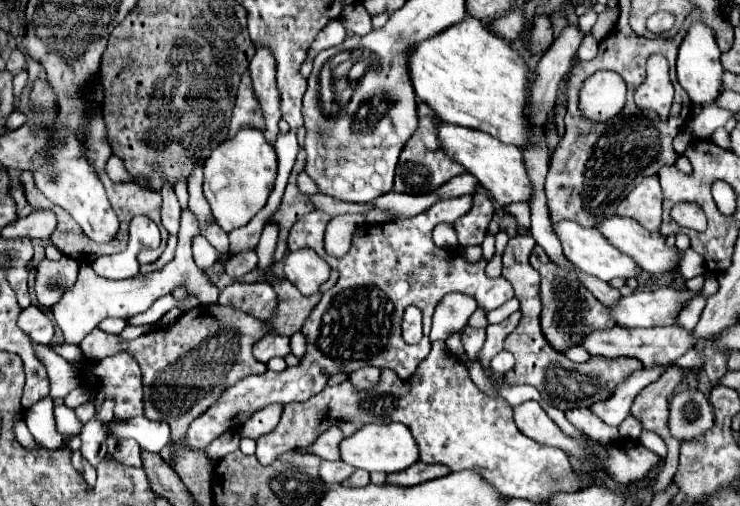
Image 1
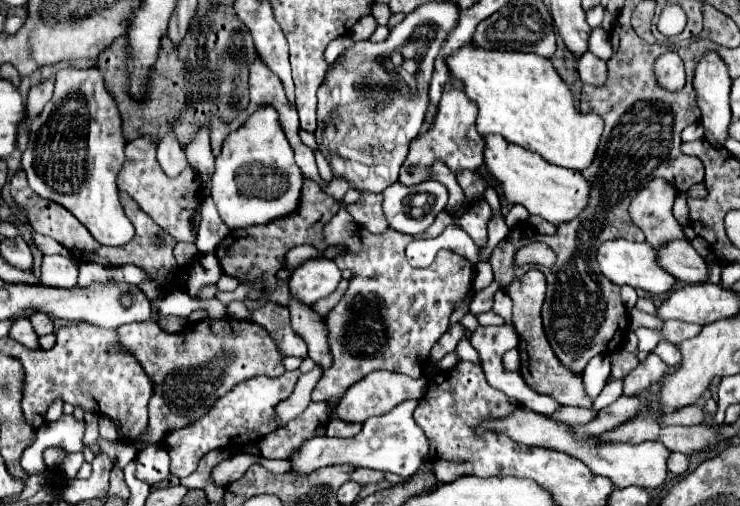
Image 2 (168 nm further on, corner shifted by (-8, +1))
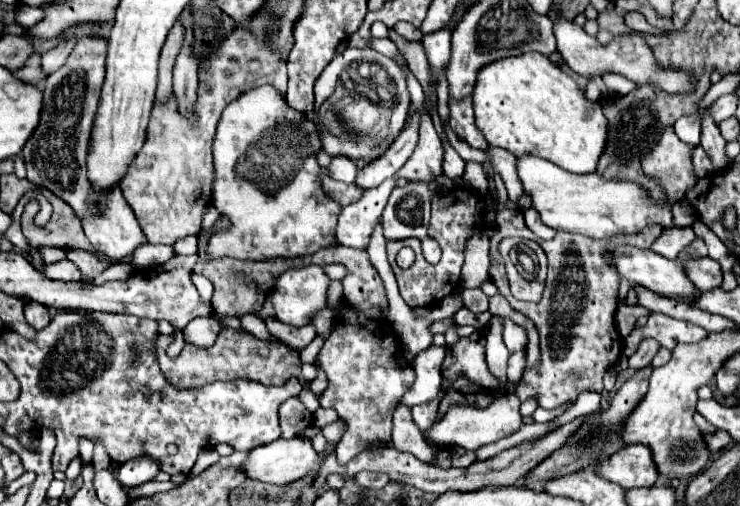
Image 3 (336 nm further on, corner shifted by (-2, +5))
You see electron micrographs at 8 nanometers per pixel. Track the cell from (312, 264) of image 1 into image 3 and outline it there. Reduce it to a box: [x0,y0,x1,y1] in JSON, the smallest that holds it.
[272,264,330,326]

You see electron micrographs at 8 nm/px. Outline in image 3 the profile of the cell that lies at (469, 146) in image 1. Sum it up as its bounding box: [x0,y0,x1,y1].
[516,154,672,238]

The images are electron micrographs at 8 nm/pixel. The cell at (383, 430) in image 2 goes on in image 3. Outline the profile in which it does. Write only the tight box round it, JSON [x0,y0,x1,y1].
[244,436,322,484]

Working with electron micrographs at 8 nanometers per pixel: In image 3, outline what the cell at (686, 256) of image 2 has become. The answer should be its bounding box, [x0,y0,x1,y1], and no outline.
[684,258,722,292]

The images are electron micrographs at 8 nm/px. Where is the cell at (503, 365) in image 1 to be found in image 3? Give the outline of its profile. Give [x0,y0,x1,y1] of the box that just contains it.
[486,316,508,380]

